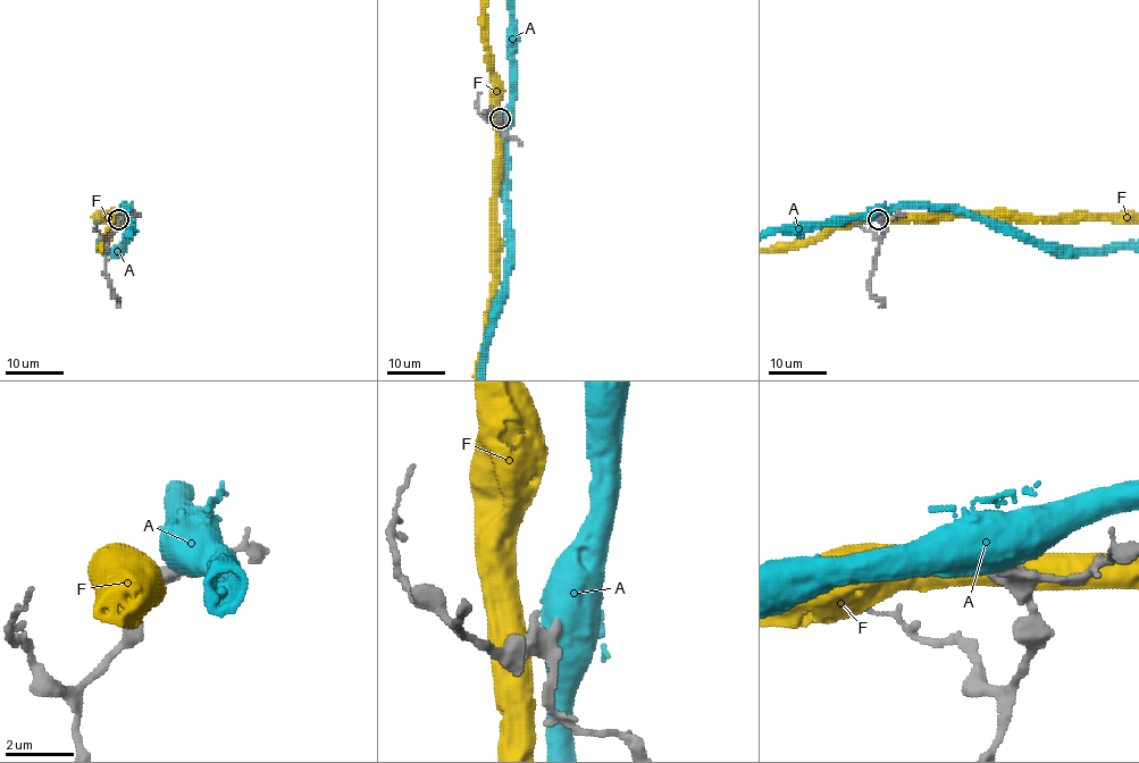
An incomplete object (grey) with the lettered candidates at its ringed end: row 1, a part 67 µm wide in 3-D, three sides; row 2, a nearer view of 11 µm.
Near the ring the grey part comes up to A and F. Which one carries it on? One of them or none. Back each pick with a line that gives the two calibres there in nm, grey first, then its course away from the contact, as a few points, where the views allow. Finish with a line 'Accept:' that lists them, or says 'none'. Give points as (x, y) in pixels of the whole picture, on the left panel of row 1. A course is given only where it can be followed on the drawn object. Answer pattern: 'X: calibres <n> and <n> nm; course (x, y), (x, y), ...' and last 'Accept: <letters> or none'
Accept: none

